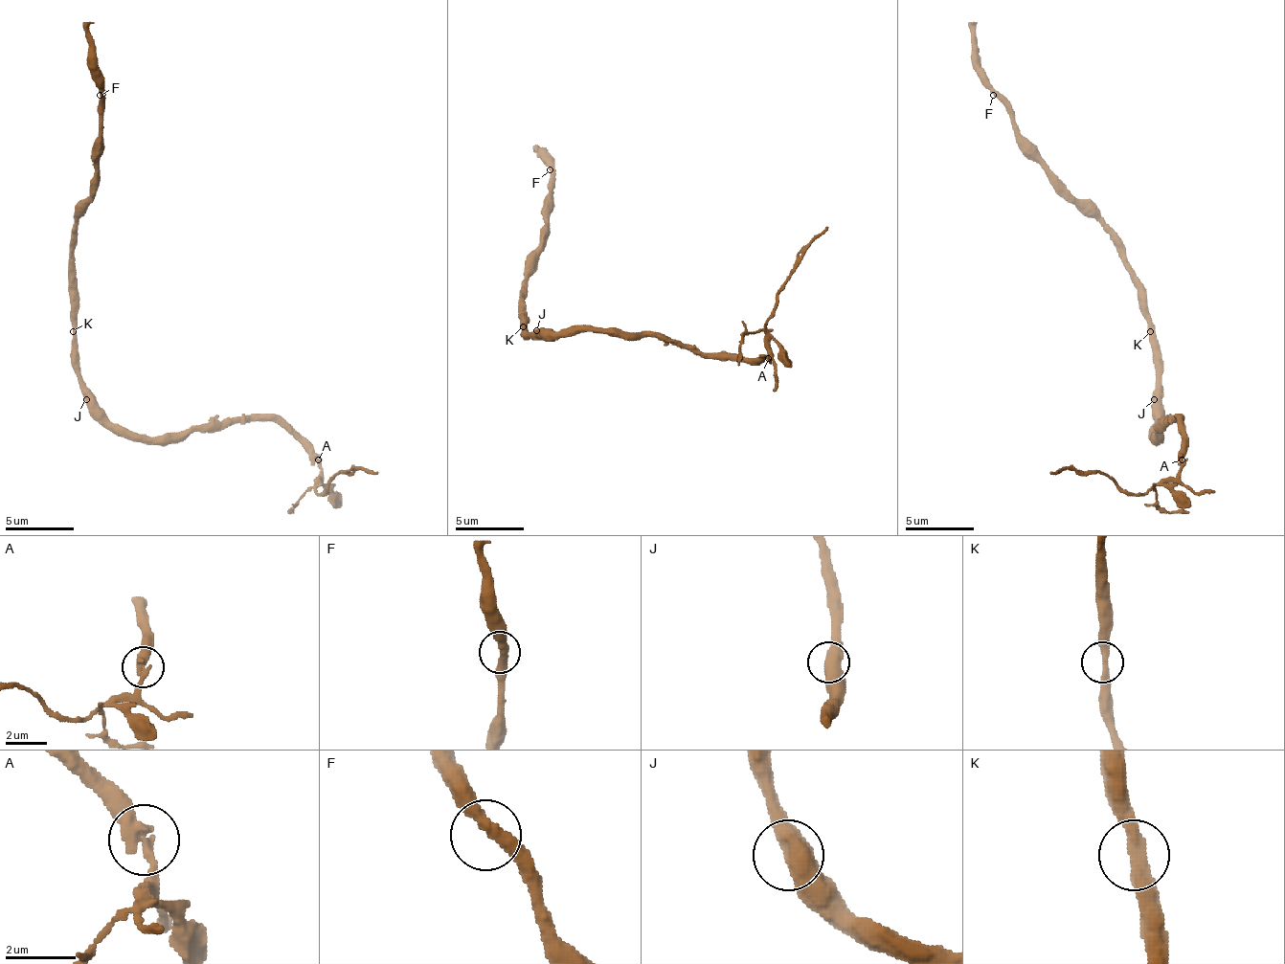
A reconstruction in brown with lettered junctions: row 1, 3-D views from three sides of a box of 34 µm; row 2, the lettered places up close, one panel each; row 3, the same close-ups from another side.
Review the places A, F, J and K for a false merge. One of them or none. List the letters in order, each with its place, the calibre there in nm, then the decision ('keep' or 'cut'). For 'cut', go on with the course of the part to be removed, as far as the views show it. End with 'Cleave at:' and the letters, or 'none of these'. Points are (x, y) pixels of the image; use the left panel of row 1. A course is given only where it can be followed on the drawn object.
A: place (318, 459); calibre 360 nm; cut; course (318, 460), (318, 495), (326, 491), (335, 474), (376, 474)
F: place (100, 95); calibre 380 nm; keep
J: place (86, 399); calibre 550 nm; keep
K: place (73, 331); calibre 360 nm; keep
Cleave at: A

